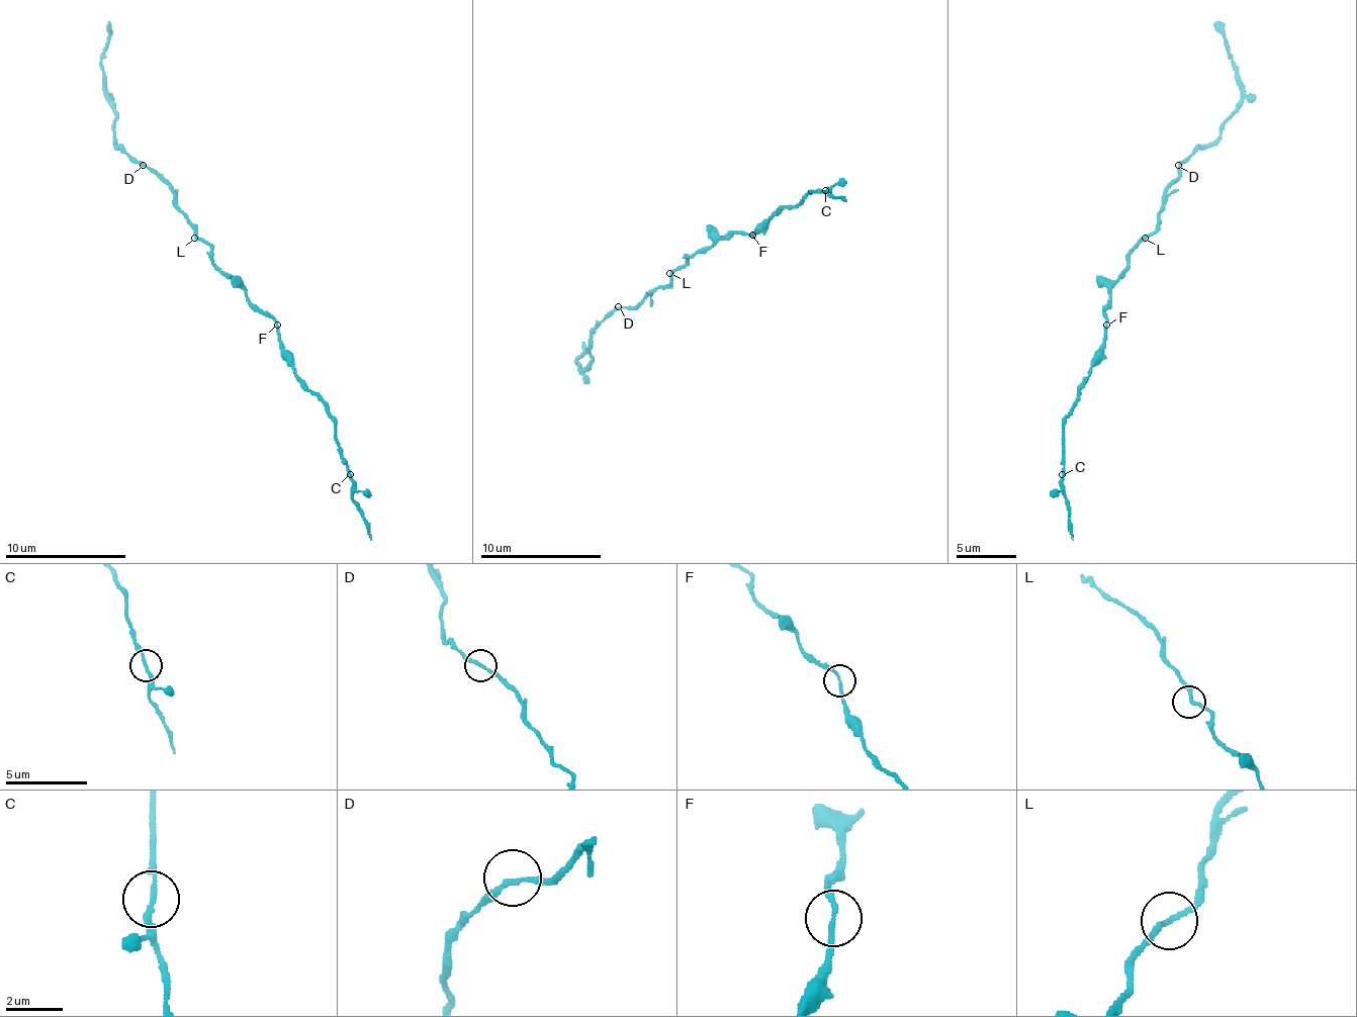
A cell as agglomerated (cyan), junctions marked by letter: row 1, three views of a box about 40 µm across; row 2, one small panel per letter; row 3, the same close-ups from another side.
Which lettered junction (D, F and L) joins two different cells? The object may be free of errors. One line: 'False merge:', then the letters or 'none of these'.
False merge: none of these

